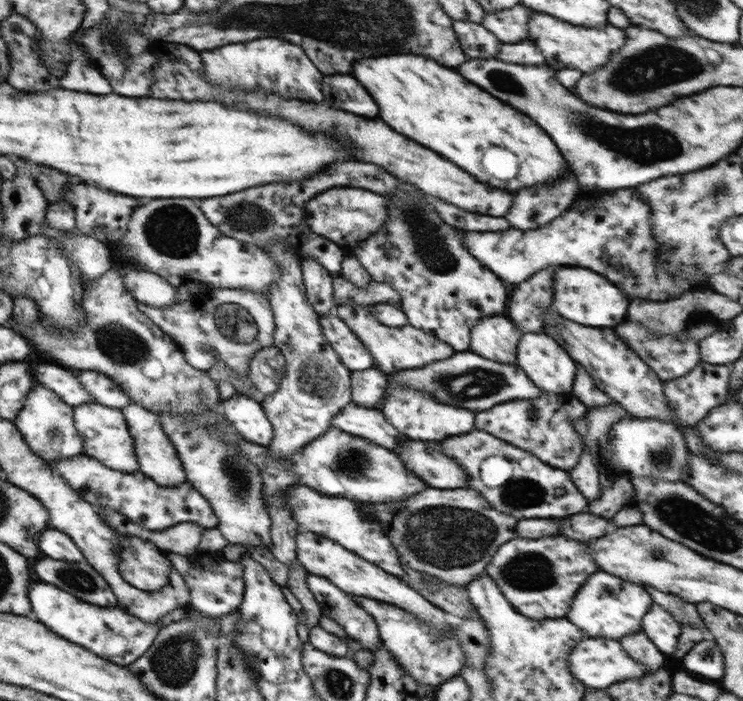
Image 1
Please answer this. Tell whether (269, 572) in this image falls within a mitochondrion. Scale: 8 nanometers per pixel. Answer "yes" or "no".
no

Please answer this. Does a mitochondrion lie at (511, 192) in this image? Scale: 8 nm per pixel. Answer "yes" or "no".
no

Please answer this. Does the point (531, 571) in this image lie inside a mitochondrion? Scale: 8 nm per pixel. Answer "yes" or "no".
yes

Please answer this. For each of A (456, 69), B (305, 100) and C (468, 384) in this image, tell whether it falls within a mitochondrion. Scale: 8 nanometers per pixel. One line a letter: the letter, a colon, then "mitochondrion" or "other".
A: other
B: other
C: mitochondrion

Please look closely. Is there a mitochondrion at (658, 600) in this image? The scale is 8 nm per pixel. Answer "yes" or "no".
no

